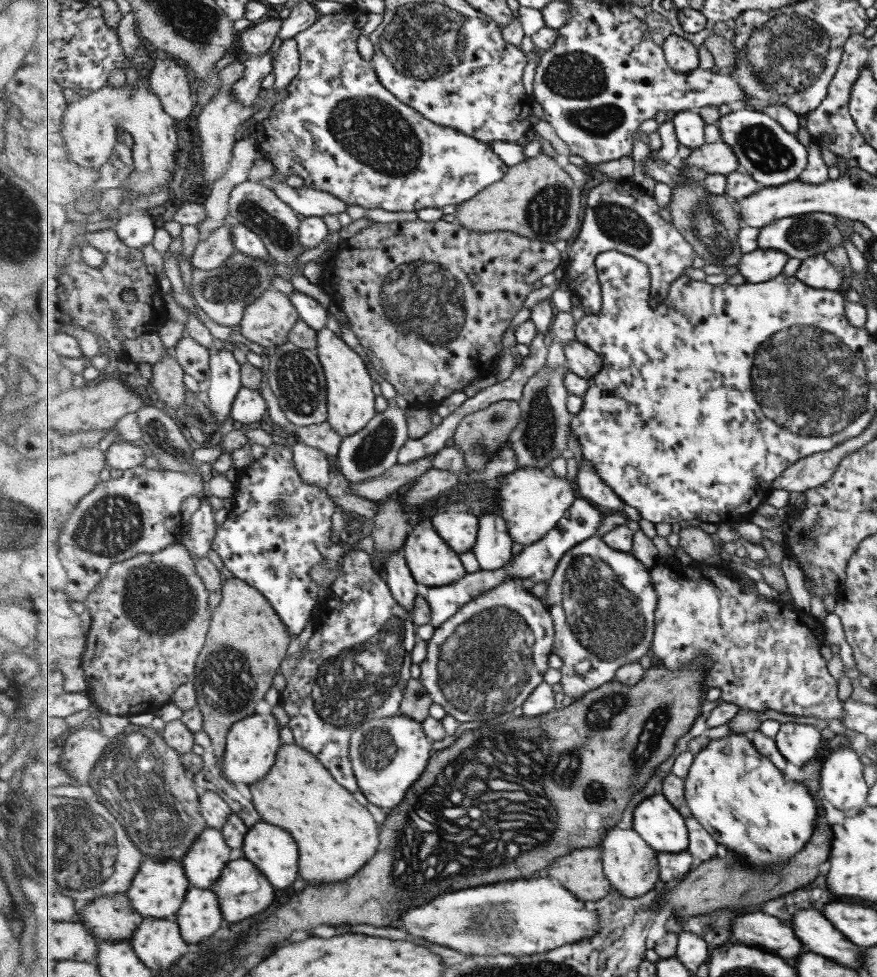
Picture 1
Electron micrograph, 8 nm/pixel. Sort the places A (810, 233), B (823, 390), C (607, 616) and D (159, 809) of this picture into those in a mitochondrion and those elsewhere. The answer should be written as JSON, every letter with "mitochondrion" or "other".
{"A":"mitochondrion","B":"mitochondrion","C":"mitochondrion","D":"mitochondrion"}

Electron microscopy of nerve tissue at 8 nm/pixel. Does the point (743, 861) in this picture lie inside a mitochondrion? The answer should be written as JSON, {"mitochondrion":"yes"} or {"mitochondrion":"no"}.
{"mitochondrion":"no"}

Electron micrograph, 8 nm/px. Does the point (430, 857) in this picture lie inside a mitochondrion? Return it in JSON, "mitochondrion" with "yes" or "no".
{"mitochondrion":"yes"}

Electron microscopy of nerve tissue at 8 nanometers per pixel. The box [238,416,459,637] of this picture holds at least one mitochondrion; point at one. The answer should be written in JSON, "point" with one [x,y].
{"point":[375,445]}

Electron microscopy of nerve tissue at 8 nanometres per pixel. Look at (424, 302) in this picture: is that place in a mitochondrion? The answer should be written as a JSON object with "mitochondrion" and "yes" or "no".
{"mitochondrion":"yes"}

